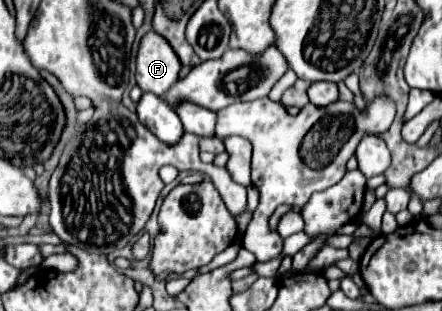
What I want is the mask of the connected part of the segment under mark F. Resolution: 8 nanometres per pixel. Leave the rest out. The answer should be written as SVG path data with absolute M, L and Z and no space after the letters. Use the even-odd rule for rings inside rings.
M154 31L146 33L136 59L138 87L162 97L178 81L180 69L182 63L178 61L178 55L170 43Z

